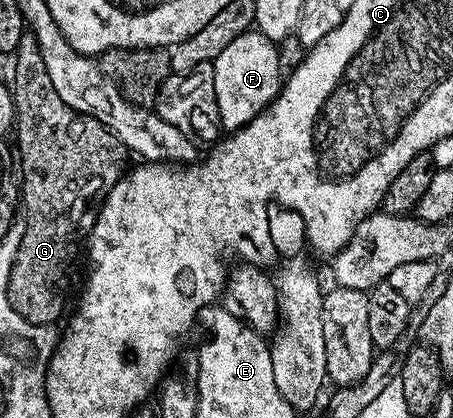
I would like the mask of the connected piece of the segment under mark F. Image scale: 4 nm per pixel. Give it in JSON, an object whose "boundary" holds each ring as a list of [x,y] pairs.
{"boundary":[[[257,29],[234,37],[211,61],[214,73],[214,97],[218,101],[220,126],[225,132],[239,131],[258,117],[280,94],[282,80],[278,73],[277,44]]]}

